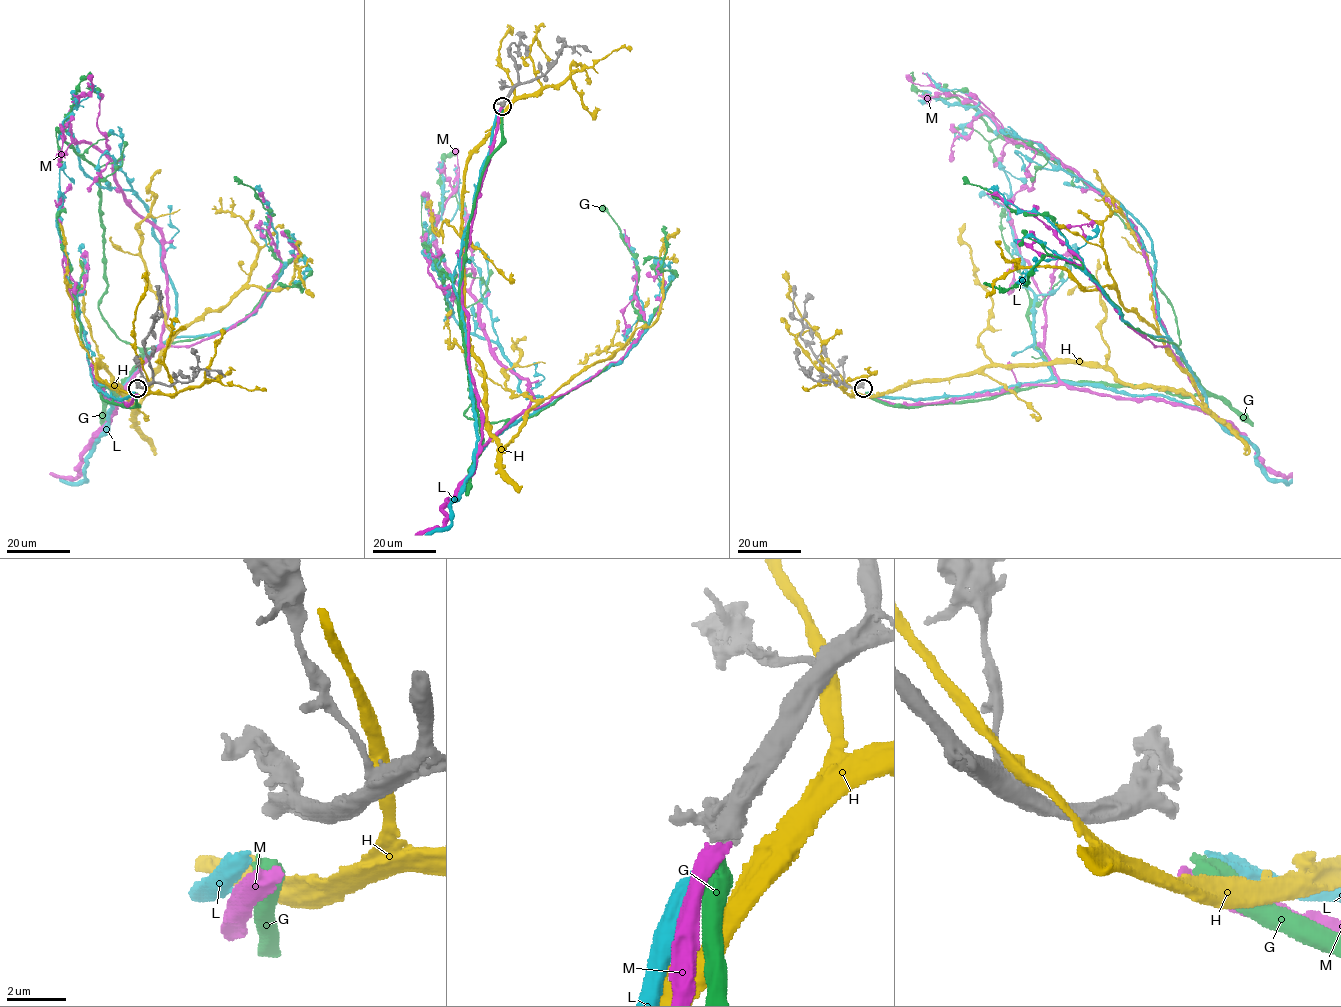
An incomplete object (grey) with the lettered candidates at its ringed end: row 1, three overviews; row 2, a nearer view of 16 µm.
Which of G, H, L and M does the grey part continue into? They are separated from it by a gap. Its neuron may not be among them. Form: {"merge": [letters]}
{"merge": ["L"]}

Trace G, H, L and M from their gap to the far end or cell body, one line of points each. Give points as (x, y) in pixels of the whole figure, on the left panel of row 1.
G: (135, 392), (126, 407), (94, 386), (114, 396), (142, 352), (98, 306), (100, 173), (62, 138), (91, 73)
H: (139, 394), (98, 362), (136, 407), (205, 314), (298, 266), (313, 298)
L: (134, 392), (94, 379), (110, 410), (176, 297), (148, 208), (82, 170), (68, 114), (91, 74)
M: (137, 394), (118, 403), (96, 385), (115, 408), (159, 343), (163, 239), (114, 165), (71, 135), (89, 74)

